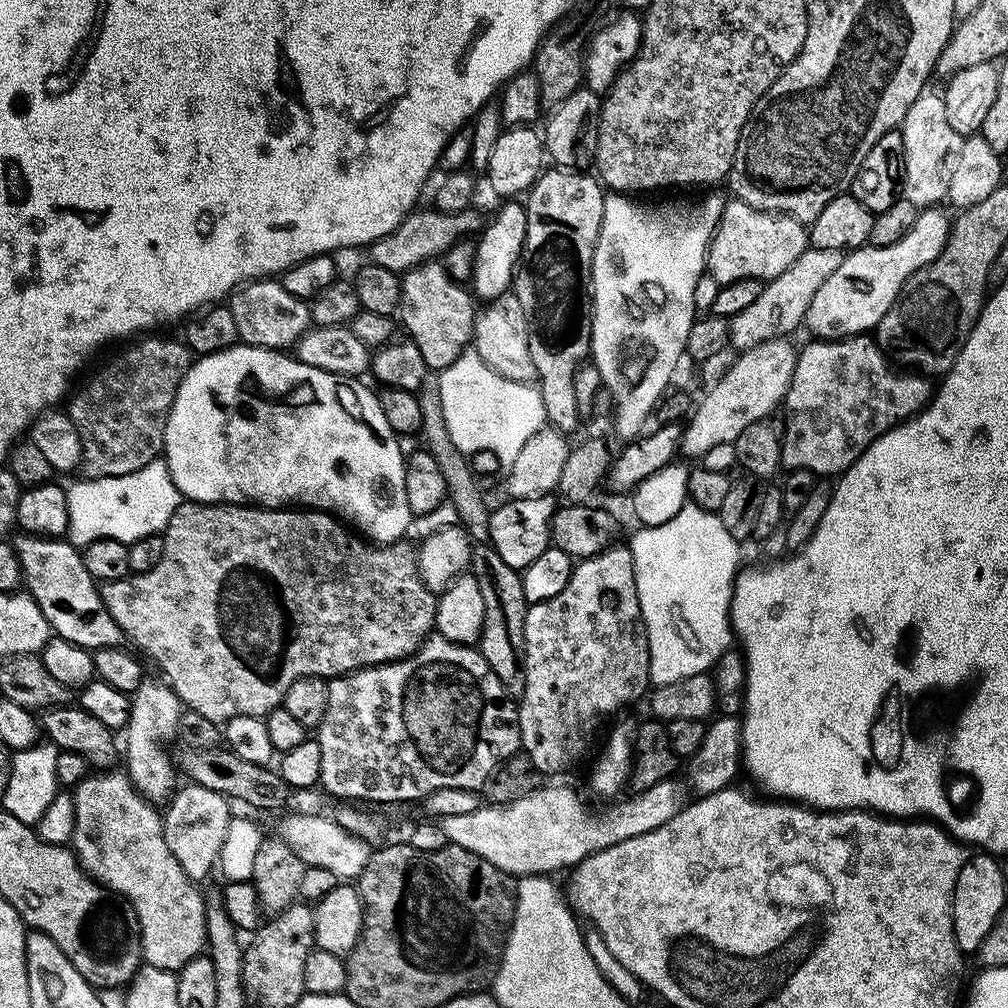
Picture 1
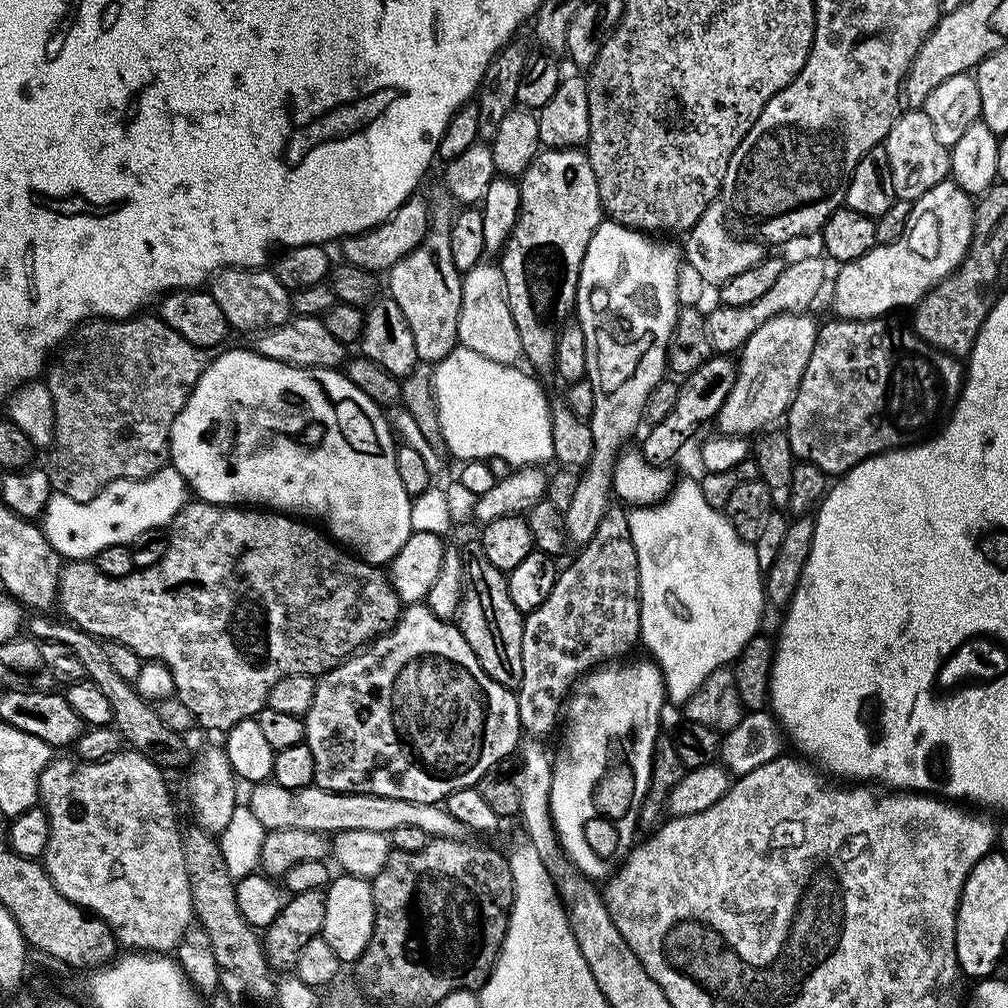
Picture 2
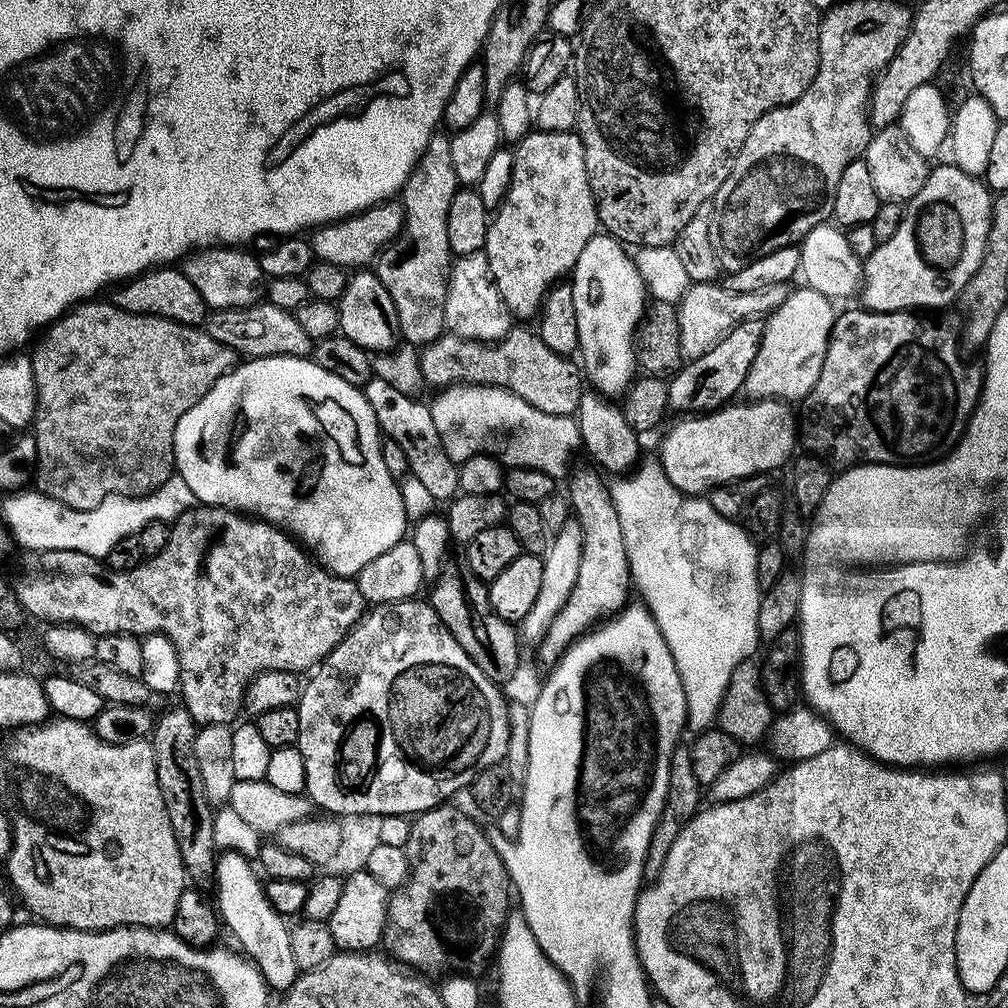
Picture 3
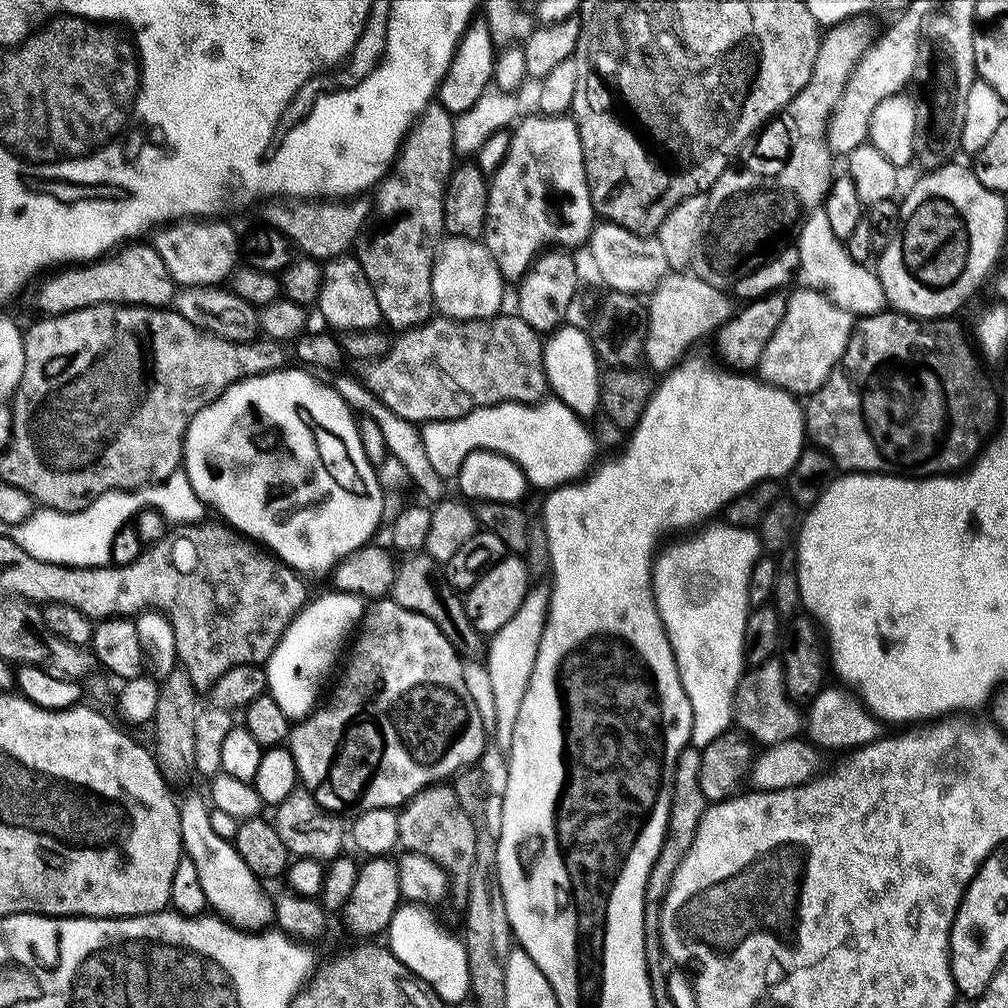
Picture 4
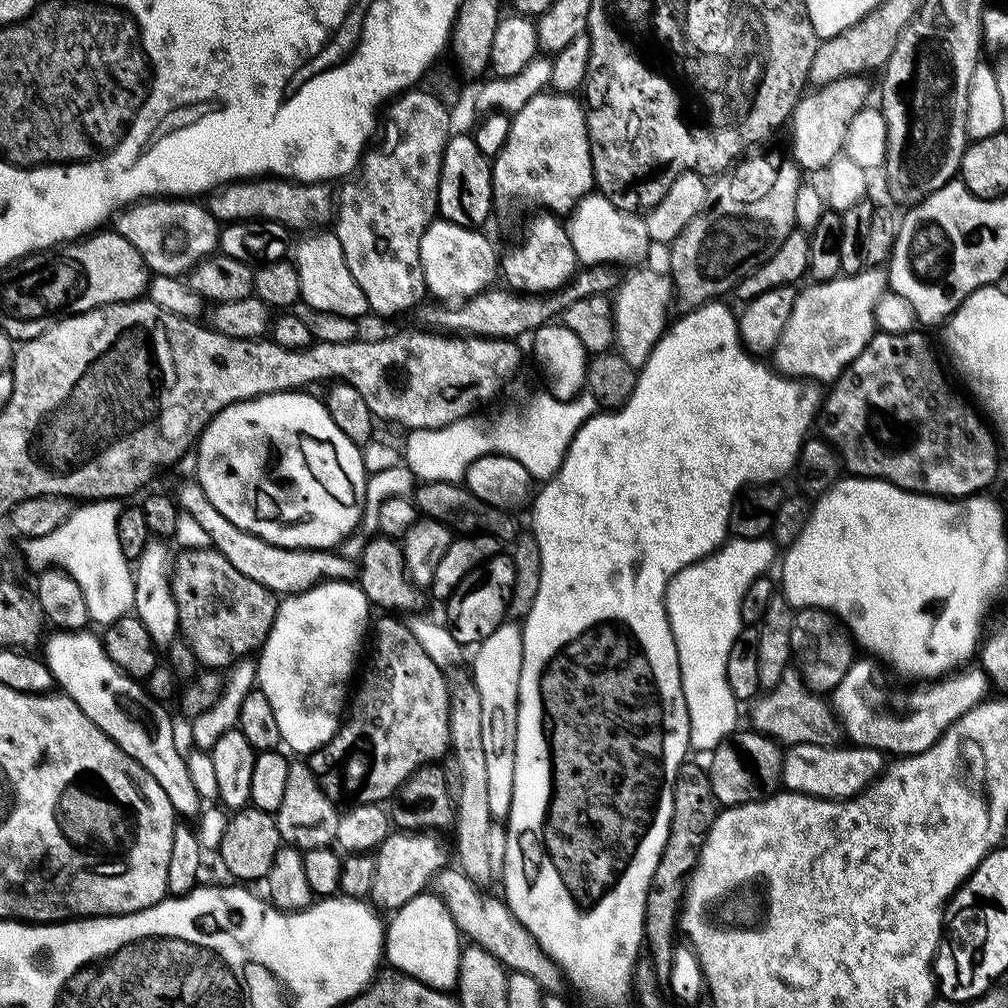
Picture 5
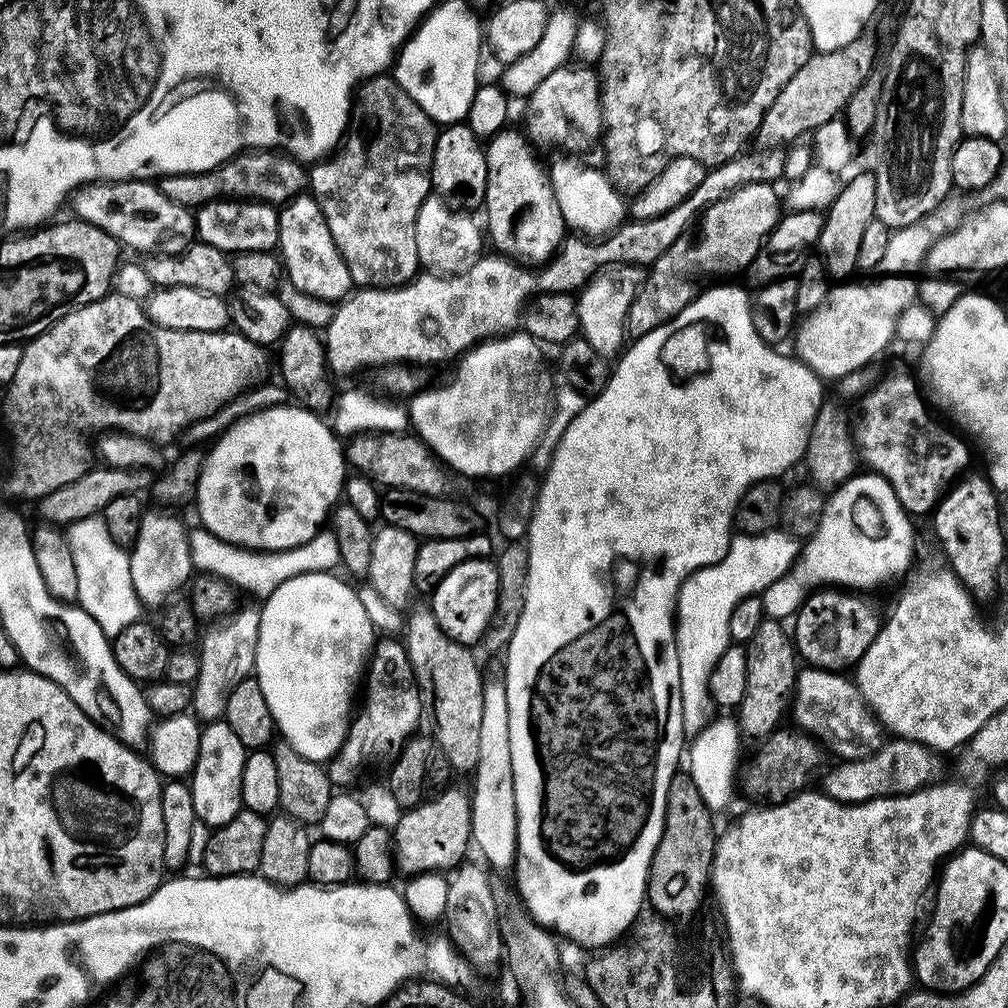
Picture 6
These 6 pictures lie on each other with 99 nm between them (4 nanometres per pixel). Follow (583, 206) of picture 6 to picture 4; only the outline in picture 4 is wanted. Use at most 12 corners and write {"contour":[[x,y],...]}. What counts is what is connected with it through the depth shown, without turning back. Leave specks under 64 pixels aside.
{"contour":[[597,223],[588,236],[613,292],[651,293],[670,271],[657,238]]}

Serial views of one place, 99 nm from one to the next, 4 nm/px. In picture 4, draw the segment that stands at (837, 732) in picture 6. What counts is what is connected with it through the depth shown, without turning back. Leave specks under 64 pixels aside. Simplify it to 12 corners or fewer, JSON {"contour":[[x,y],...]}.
{"contour":[[773,658],[740,677],[734,724],[757,745],[797,739],[802,712]]}

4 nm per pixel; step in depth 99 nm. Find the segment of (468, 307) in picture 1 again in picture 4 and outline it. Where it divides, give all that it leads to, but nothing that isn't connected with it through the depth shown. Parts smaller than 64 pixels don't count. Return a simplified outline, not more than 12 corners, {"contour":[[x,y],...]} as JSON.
{"contour":[[433,102],[375,189],[354,255],[389,329],[434,316],[457,160]]}

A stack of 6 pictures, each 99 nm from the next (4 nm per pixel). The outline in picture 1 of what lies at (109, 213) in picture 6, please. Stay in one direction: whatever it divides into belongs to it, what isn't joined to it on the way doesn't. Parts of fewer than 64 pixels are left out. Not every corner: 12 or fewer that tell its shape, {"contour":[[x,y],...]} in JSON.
{"contour":[[276,278],[241,284],[226,307],[240,340],[291,349],[311,307]]}

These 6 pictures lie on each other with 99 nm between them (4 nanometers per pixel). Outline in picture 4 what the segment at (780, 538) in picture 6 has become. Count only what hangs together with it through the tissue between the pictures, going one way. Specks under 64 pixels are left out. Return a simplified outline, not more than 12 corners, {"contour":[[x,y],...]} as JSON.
{"contour":[[709,523],[657,555],[656,608],[691,747],[733,727],[755,531]]}

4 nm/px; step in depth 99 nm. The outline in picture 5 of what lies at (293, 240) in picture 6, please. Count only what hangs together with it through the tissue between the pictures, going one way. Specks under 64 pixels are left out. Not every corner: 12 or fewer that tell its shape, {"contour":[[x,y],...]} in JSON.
{"contour":[[335,231],[294,244],[301,301],[361,318],[366,294],[354,282]]}

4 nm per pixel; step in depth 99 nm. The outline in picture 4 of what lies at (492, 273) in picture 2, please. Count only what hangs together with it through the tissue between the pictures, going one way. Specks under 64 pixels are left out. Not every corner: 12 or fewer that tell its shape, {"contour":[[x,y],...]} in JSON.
{"contour":[[453,236],[432,267],[439,315],[490,320],[503,274],[480,240]]}

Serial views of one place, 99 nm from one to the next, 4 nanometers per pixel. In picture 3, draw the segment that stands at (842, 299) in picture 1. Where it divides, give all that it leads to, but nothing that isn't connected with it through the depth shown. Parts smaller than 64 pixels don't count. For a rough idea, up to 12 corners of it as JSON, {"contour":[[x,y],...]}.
{"contour":[[945,162],[863,261],[863,307],[944,308],[984,263],[993,193]]}

